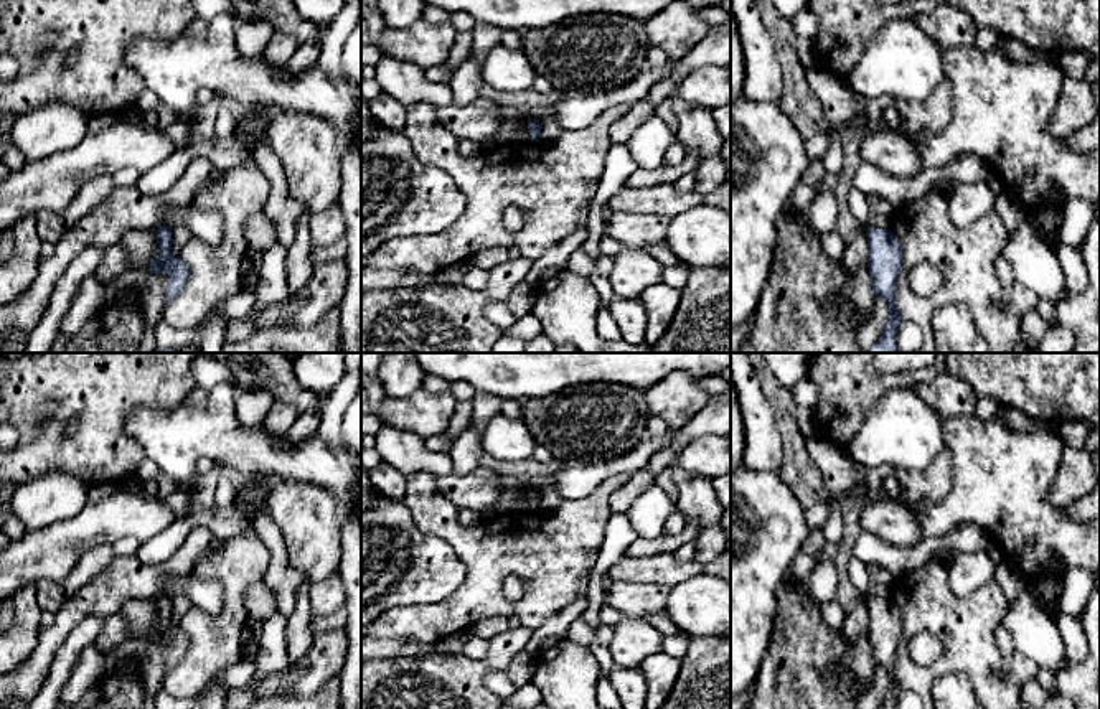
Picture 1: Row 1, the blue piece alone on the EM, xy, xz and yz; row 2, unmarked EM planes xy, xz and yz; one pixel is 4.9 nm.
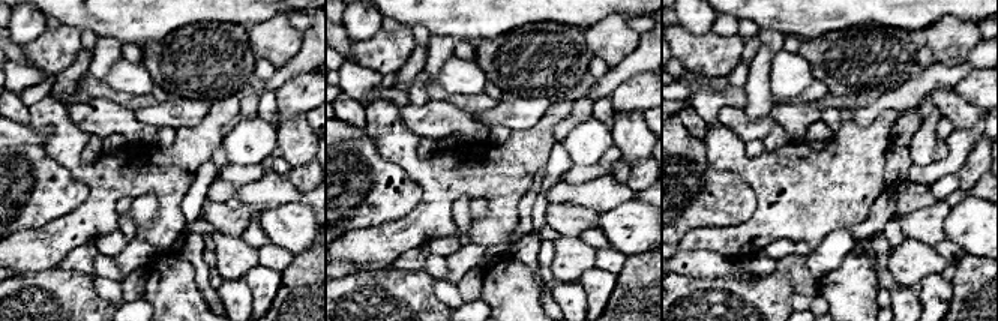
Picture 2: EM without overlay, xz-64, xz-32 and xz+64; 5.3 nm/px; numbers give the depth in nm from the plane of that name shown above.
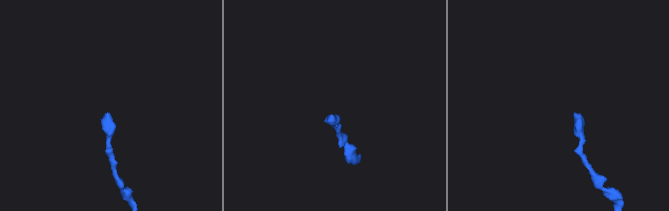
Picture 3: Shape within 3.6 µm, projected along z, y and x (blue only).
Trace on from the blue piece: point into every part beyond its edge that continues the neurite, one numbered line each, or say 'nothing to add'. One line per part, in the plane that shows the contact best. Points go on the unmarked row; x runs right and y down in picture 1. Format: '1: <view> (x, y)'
nothing to add

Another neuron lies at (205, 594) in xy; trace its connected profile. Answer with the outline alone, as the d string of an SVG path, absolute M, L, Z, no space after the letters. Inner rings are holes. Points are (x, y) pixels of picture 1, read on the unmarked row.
M191 572L185 577L175 575L165 582L165 595L183 592L193 603L211 615L223 608L223 587L218 580L209 580Z

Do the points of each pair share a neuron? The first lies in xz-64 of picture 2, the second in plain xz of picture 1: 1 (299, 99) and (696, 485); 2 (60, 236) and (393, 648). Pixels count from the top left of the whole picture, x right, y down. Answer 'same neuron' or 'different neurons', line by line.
1: different neurons
2: different neurons

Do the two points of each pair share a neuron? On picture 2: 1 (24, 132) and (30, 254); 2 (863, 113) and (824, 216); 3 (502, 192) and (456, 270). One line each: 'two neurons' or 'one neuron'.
1: two neurons
2: two neurons
3: two neurons

